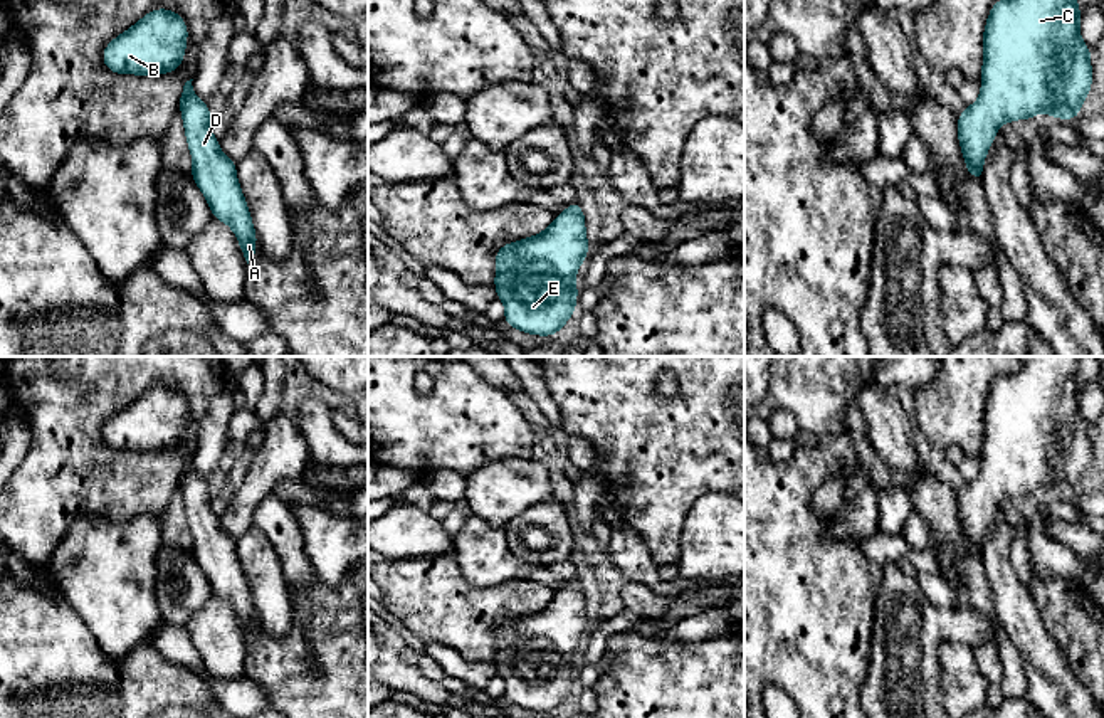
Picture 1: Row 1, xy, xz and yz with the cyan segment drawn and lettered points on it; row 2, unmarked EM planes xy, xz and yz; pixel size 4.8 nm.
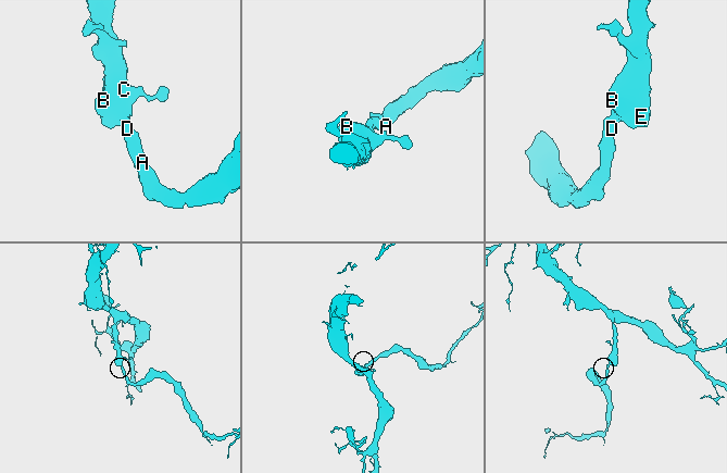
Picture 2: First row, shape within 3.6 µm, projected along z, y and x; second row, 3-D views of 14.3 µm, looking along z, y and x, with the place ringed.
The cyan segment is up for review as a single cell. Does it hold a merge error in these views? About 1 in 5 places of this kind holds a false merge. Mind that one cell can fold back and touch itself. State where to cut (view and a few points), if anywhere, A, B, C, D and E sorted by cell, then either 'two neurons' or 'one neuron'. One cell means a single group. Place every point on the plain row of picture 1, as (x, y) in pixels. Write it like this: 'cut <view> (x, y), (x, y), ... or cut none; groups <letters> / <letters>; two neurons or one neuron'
cut none; groups A B C D E; one neuron

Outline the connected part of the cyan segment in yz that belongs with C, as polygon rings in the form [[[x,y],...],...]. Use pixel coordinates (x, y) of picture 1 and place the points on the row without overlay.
[[[1018,356],[1020,367],[991,383],[980,476],[958,491],[959,523],[975,557],[983,558],[981,540],[1001,499],[1040,488],[1067,498],[1080,491],[1092,446],[1079,410],[1079,358]]]

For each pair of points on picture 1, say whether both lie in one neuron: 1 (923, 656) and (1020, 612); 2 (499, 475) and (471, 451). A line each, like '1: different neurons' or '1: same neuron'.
1: different neurons
2: different neurons

